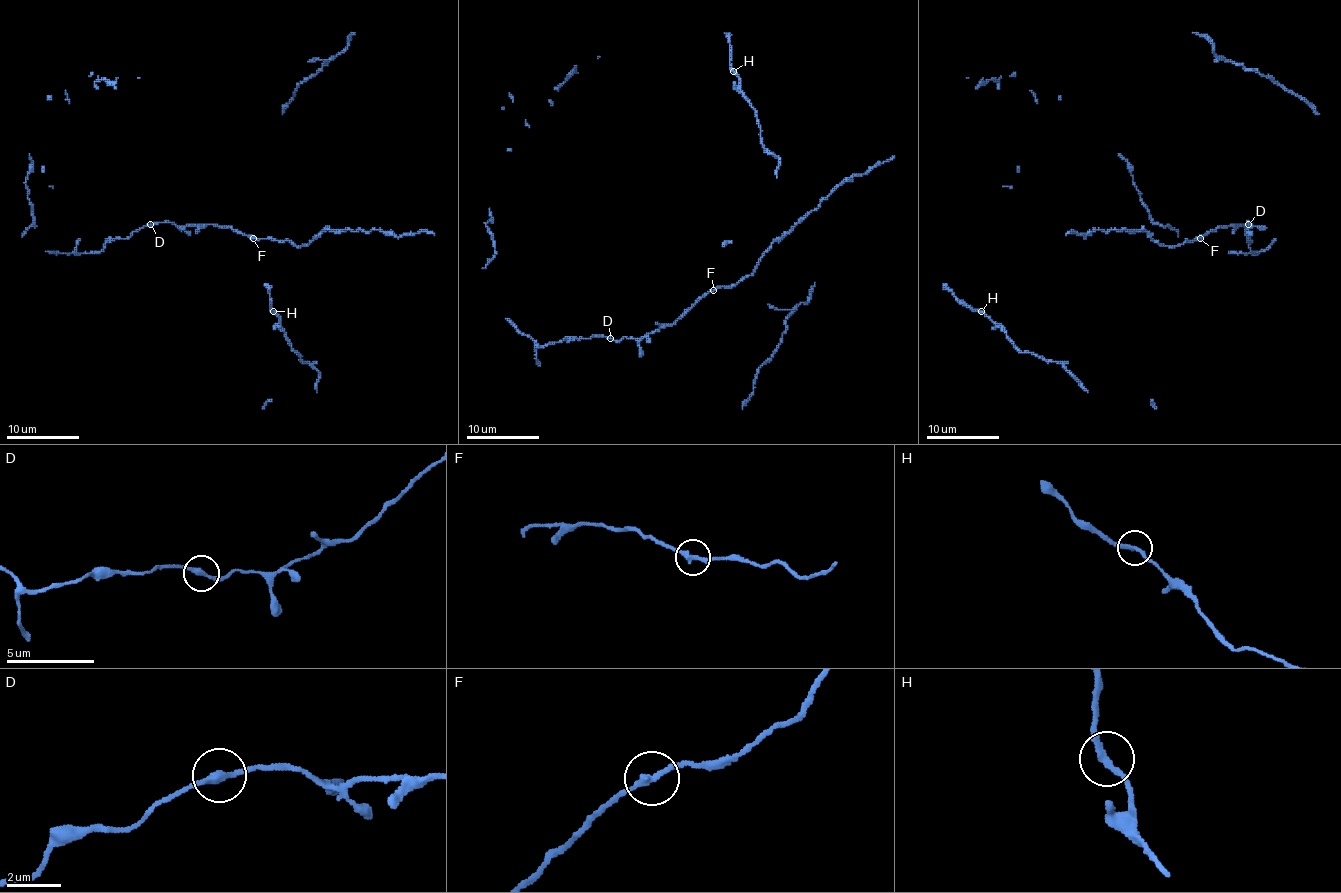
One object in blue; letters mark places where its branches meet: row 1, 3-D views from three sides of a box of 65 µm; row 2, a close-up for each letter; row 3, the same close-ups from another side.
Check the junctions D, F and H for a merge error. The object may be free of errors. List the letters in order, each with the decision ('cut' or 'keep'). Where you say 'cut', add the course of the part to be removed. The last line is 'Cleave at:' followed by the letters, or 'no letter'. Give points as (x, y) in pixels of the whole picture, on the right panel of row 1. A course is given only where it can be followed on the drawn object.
D: keep
F: keep
H: keep
Cleave at: no letter

